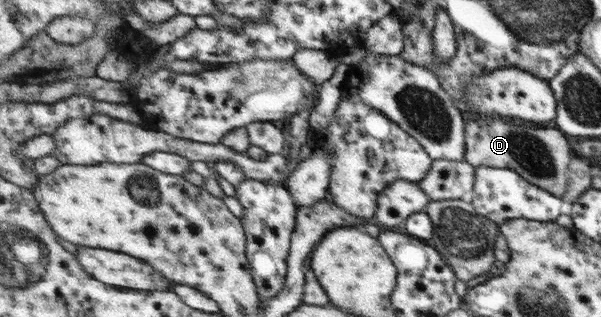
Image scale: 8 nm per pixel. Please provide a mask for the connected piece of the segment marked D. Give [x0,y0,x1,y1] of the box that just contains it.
[467,116,573,199]

